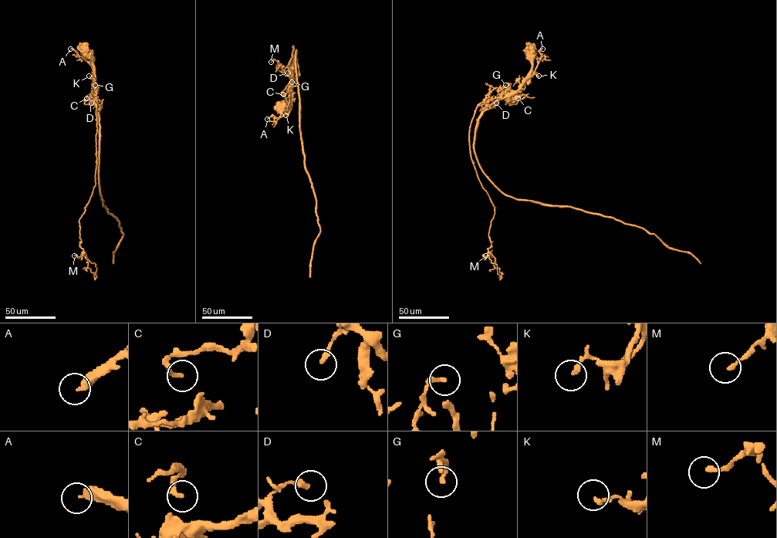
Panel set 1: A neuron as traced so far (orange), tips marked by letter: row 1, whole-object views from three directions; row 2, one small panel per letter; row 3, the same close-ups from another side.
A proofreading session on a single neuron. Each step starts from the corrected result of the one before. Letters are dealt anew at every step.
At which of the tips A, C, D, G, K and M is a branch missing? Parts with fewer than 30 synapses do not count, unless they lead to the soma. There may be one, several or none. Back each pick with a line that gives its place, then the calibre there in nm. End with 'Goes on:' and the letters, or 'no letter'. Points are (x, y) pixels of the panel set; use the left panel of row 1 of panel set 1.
A: (70, 49) | 360 nm
Goes on: A

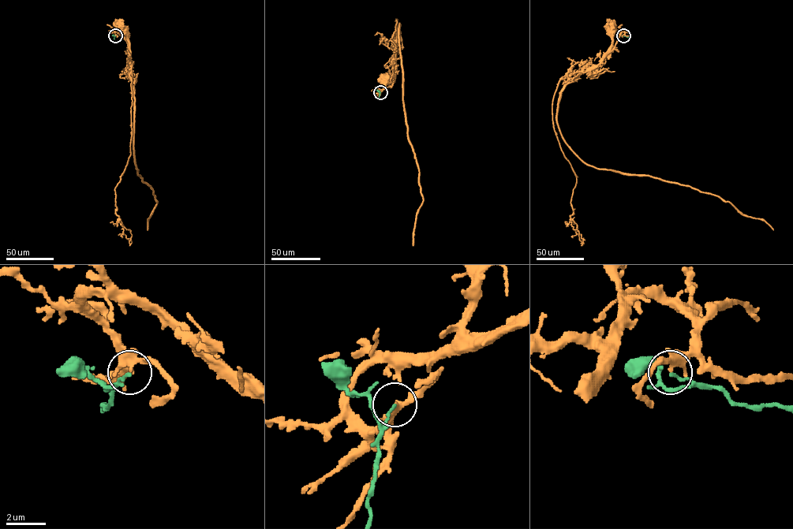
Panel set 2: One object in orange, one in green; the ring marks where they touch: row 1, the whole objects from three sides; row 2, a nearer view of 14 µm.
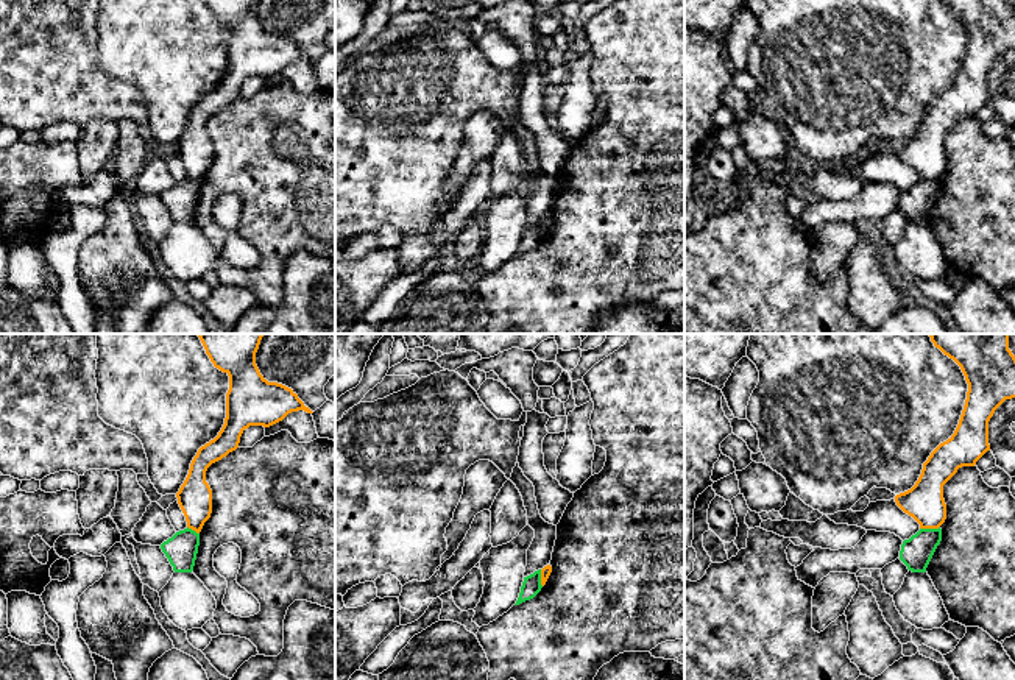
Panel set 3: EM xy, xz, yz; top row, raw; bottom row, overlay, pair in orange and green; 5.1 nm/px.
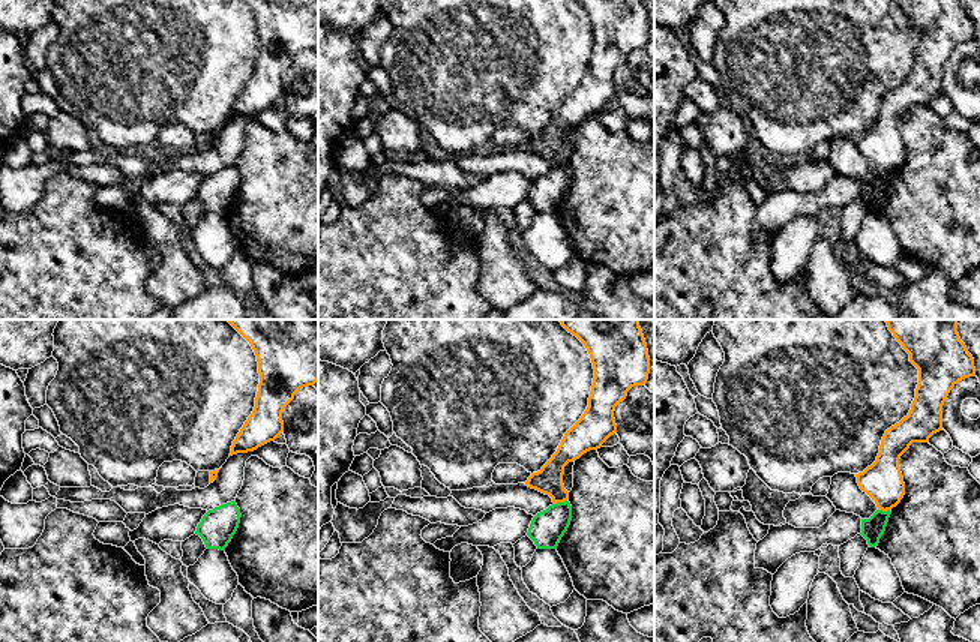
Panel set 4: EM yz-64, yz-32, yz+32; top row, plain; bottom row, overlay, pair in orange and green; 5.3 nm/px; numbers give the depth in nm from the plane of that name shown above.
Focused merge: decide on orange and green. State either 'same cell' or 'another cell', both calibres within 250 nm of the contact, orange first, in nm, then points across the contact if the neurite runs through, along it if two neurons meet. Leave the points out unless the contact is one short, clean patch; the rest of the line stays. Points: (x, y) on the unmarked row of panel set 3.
another cell | 200/160 nm | along yz (939, 177), (920, 180)

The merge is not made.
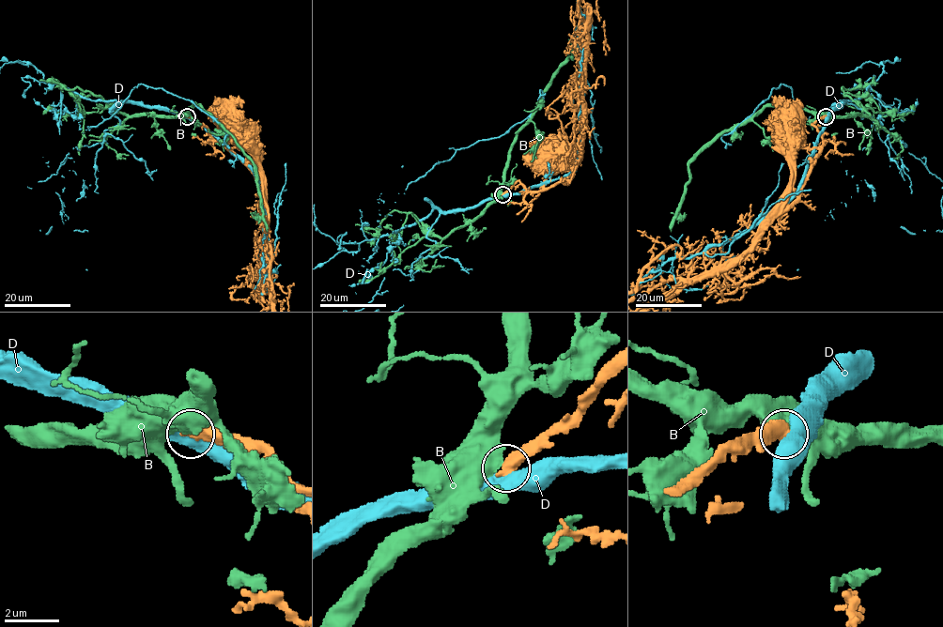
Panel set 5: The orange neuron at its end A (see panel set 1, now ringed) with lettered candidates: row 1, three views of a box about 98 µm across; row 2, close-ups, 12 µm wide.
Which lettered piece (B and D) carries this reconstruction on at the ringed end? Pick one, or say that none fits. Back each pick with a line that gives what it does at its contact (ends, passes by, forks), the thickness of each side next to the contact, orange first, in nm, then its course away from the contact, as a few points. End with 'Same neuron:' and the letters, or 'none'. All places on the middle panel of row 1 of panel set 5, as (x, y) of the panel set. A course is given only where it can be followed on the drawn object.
Same neuron: none

